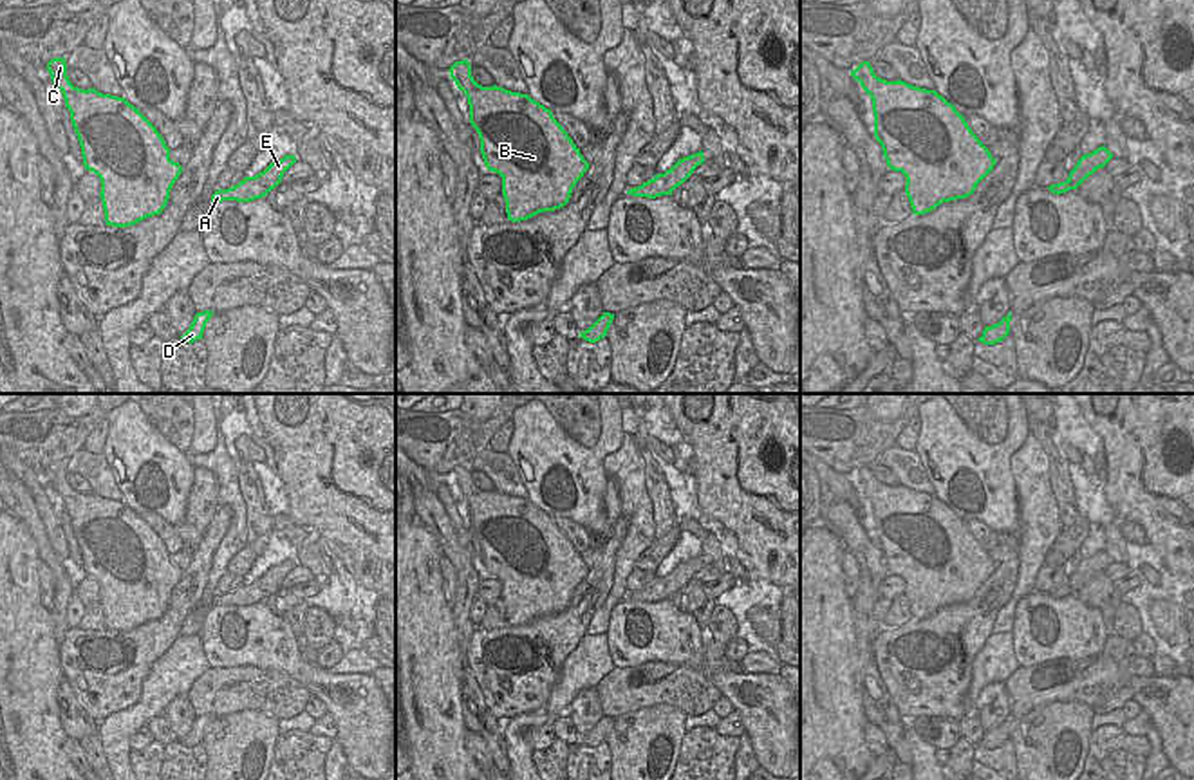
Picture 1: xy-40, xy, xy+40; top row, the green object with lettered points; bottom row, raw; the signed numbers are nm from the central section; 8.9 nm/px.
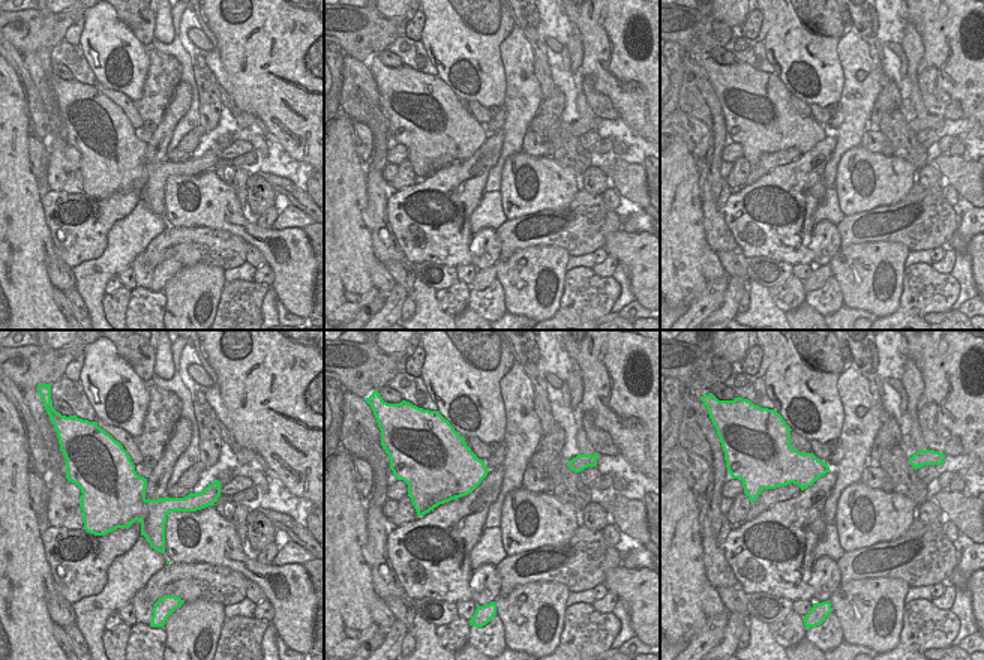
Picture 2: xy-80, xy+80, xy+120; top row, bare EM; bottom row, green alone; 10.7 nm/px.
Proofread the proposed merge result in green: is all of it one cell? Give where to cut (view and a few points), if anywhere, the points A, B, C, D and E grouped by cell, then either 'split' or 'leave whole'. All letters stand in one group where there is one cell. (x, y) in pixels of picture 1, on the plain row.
cut in xy-40 along (244, 584), (259, 584), (270, 594); A B C D / E; split

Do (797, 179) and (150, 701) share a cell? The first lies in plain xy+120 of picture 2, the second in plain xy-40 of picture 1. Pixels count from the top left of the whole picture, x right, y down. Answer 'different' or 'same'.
different

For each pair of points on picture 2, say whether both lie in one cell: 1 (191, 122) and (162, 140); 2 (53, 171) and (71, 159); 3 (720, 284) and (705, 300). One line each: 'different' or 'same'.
1: different
2: different
3: same

